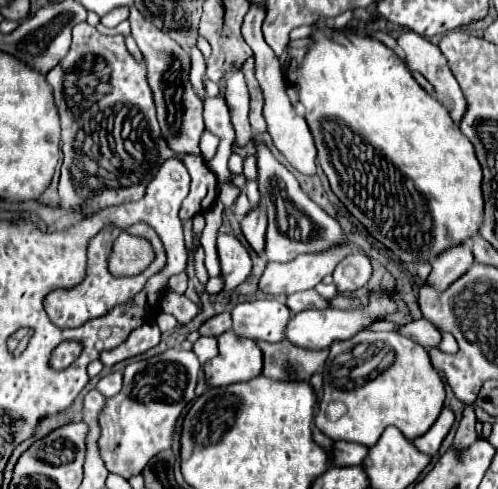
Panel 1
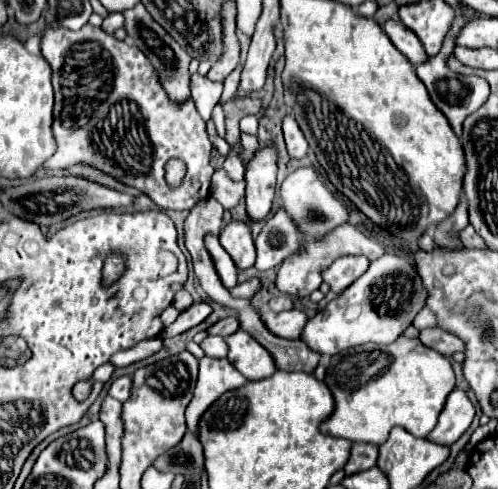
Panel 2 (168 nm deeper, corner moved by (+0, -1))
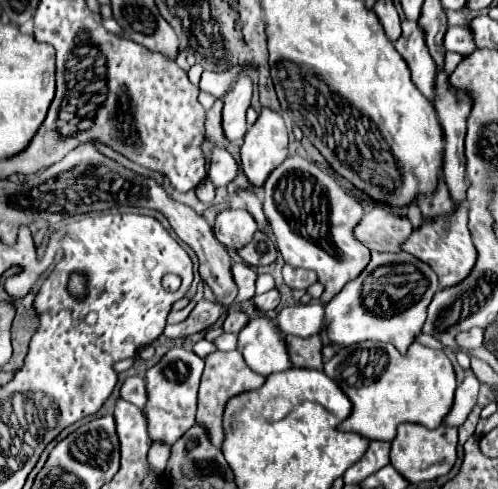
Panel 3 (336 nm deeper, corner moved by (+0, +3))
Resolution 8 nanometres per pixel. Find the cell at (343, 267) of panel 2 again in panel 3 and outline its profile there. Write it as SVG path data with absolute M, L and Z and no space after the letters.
M287 156L263 184L263 212L275 234L277 250L291 266L313 270L325 286L321 300L331 302L349 280L369 264L369 250L355 238L353 228L363 216L363 206L345 188L301 156Z

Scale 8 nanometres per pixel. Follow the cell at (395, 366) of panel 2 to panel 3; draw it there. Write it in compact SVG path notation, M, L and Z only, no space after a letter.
M361 342L337 350L337 354L325 362L325 374L341 386L341 390L353 402L351 416L341 424L343 432L357 432L369 440L393 440L397 426L403 422L417 422L427 428L437 428L443 424L445 416L453 406L453 394L457 388L457 378L451 360L443 350L423 346L415 342L409 346L407 354L401 356L393 344L385 342Z

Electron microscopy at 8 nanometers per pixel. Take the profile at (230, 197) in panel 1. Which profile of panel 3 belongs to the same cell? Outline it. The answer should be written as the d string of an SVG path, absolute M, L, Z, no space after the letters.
M215 100L215 104L205 112L205 132L207 132L207 138L217 142L217 144L229 144L221 132L221 108L223 108L223 102L221 100Z

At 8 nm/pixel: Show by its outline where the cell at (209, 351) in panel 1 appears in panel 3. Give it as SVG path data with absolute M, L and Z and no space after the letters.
M221 334L217 340L215 340L215 346L219 350L235 350L237 348L237 334Z

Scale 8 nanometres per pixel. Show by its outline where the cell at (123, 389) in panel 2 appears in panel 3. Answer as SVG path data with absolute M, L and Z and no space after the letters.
M131 376L123 382L121 386L121 398L143 408L147 404L147 388L145 388L145 380L139 376Z

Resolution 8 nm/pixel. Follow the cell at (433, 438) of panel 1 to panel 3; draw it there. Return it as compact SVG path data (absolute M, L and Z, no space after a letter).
M467 374L467 378L463 380L463 384L457 386L455 404L453 404L451 412L449 412L449 416L445 418L445 426L455 426L455 428L459 428L459 426L463 424L463 420L465 420L467 414L471 412L473 404L477 402L479 386L481 386L481 382L479 382L473 374Z

